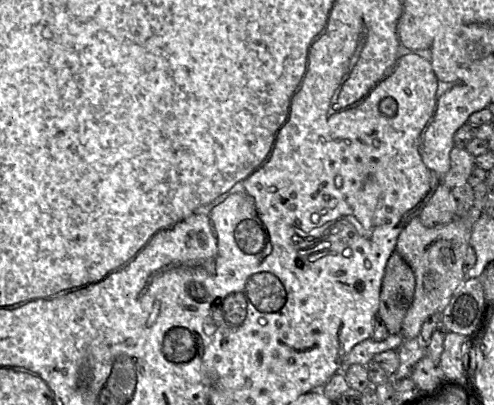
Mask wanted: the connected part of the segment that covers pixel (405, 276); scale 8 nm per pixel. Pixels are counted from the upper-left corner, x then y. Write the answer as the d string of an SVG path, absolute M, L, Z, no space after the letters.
M394 250L386 264L380 292L378 317L385 323L389 334L401 334L403 320L410 309L415 294L415 276L410 266Z

